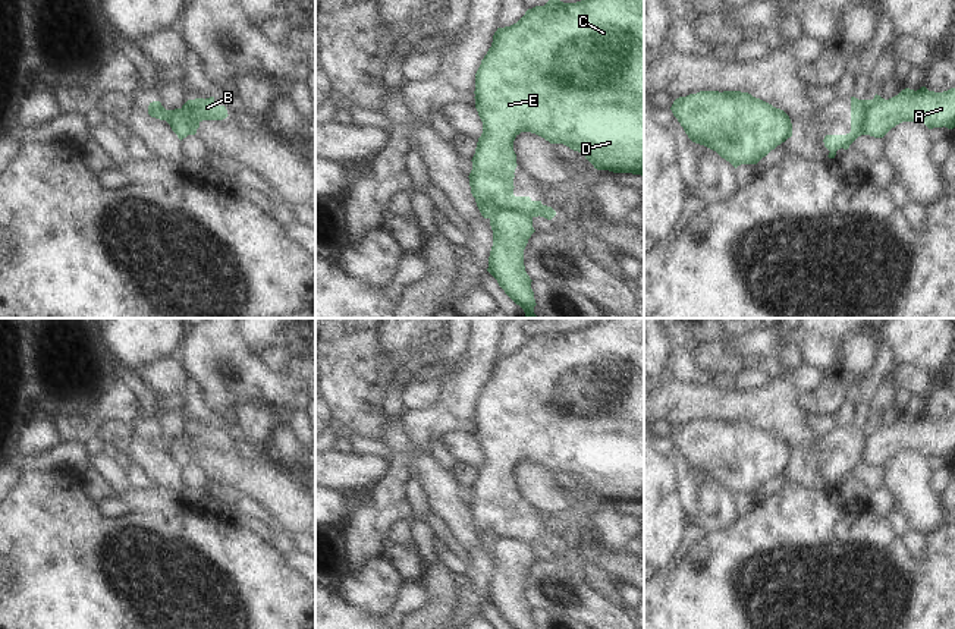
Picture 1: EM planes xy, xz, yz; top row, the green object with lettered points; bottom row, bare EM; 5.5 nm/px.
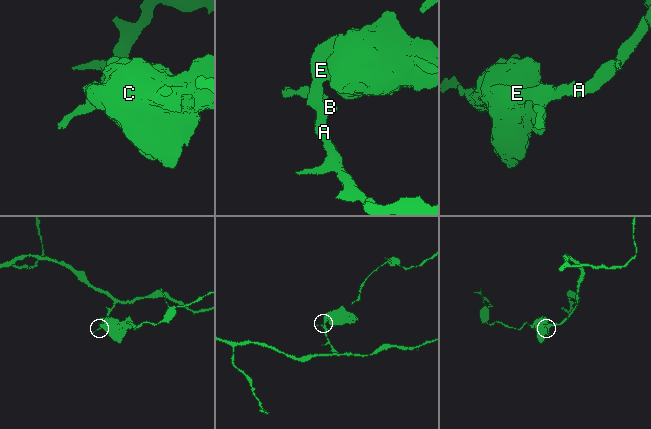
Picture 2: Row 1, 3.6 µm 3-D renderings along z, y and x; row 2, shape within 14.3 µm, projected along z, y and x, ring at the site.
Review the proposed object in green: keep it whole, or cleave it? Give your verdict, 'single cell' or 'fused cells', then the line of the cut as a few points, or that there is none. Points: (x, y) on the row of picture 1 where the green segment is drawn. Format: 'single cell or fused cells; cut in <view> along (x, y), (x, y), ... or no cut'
fused cells; cut in xz along (533, 216), (517, 211), (495, 211), (489, 217)

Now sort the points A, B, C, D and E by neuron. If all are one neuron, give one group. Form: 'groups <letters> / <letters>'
groups A / B C D E

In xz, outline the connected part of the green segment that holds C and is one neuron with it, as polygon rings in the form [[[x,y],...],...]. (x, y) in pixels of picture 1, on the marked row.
[[[549,0],[544,6],[528,9],[516,23],[494,32],[491,47],[475,73],[474,94],[483,133],[468,177],[484,218],[494,211],[518,211],[547,220],[556,216],[541,201],[513,195],[518,166],[513,141],[521,132],[582,152],[597,170],[644,176],[644,0]]]

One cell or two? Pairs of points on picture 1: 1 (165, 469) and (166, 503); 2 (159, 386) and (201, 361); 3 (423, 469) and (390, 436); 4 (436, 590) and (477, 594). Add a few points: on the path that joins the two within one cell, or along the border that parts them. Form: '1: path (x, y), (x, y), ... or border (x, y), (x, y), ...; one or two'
1: border (151, 484), (172, 490); two
2: border (175, 354), (187, 373); two
3: path (417, 461), (399, 443); one
4: border (458, 587), (452, 613); two

